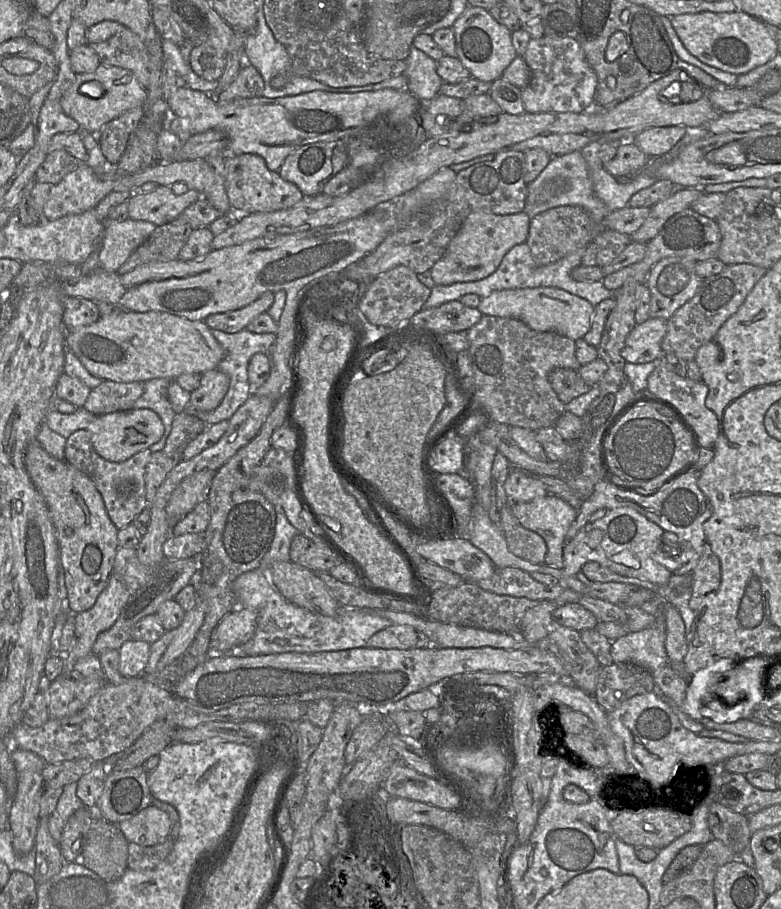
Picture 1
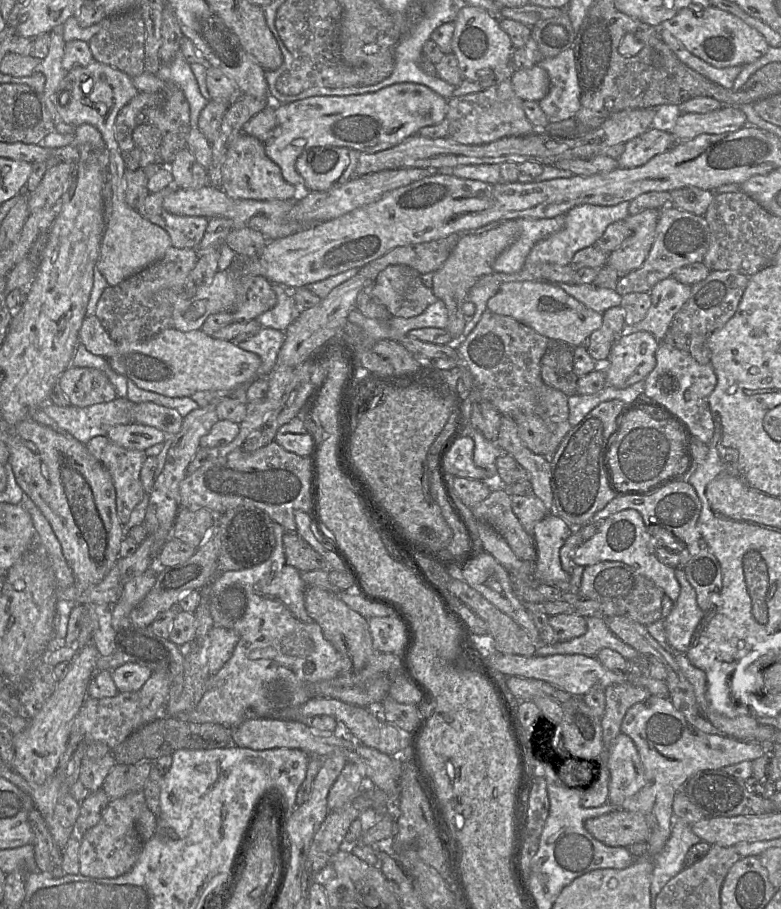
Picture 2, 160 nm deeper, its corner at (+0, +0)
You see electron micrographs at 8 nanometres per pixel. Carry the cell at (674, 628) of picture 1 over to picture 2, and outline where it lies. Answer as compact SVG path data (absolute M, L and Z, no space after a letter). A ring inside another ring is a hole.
M625 509L605 518L596 533L584 541L575 551L573 562L589 566L602 561L622 562L654 582L675 603L680 594L680 584L675 577L675 568L663 564L655 554L655 543L644 524L641 514L634 509Z

